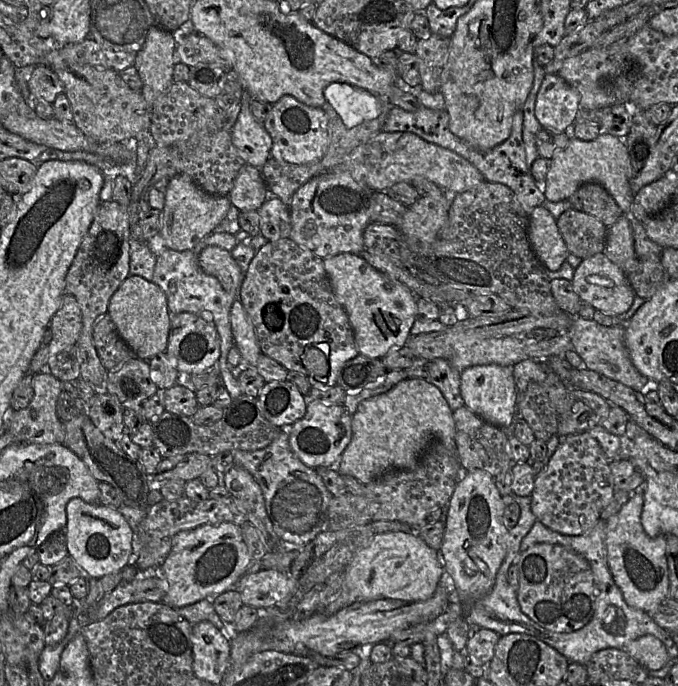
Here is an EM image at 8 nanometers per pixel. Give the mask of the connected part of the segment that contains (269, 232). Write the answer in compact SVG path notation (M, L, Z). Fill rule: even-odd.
M269 196L258 212L260 233L269 242L290 237L292 229L290 209L278 197Z

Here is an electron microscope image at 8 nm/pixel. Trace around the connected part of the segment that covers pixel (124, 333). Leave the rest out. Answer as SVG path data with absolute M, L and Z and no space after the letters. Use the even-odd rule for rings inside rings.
M129 275L111 297L107 314L120 337L139 359L149 361L166 351L171 330L171 313L166 294L155 283L141 276Z

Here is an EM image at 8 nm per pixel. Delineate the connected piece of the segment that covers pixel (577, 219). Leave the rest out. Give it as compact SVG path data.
M569 209L556 220L569 253L586 259L605 250L607 227L597 218Z

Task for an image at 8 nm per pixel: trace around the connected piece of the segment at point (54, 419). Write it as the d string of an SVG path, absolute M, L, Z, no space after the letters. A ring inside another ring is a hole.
M50 373L33 375L34 395L26 408L14 410L11 406L5 413L5 430L12 433L15 443L64 444L64 422L56 414L56 402L63 389L63 382Z

